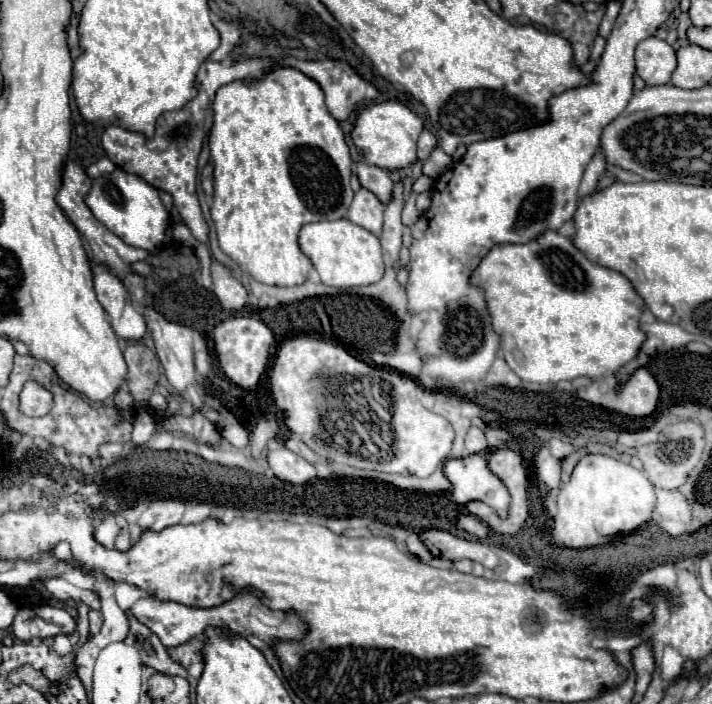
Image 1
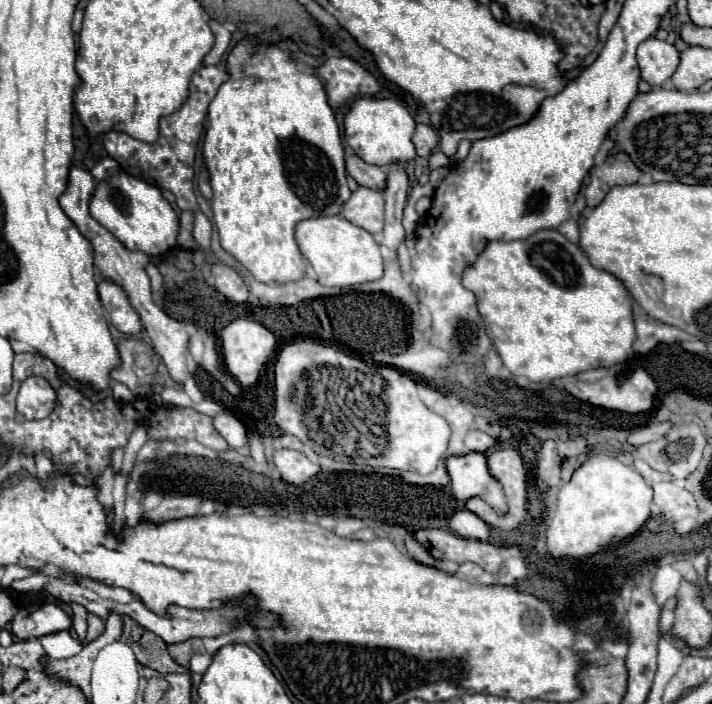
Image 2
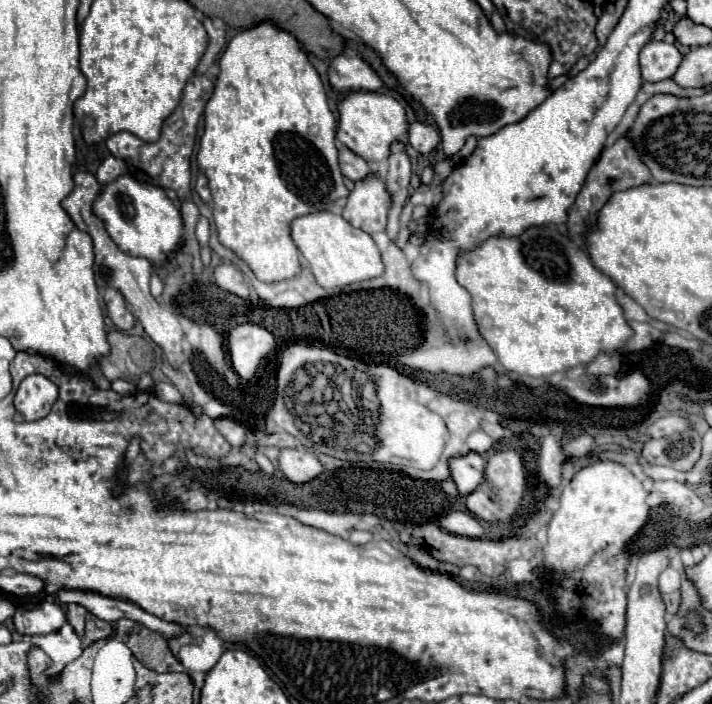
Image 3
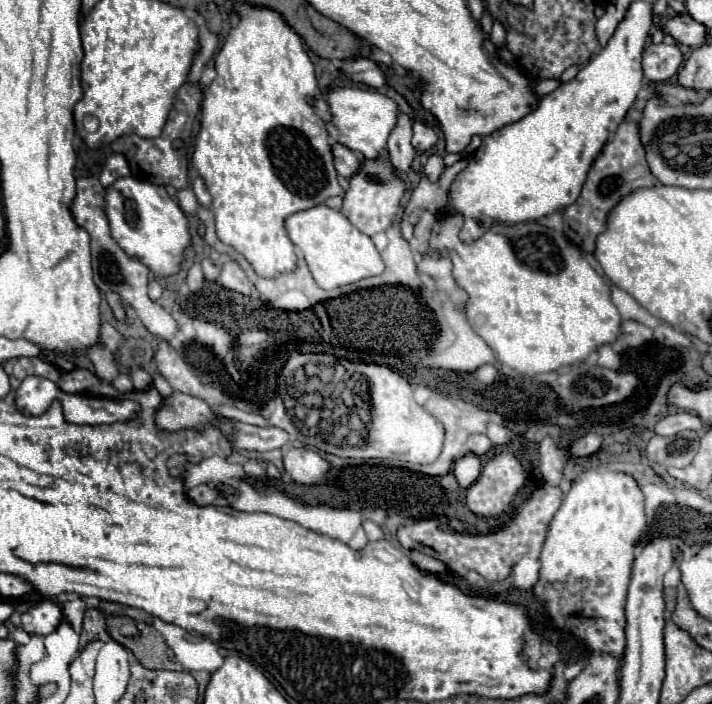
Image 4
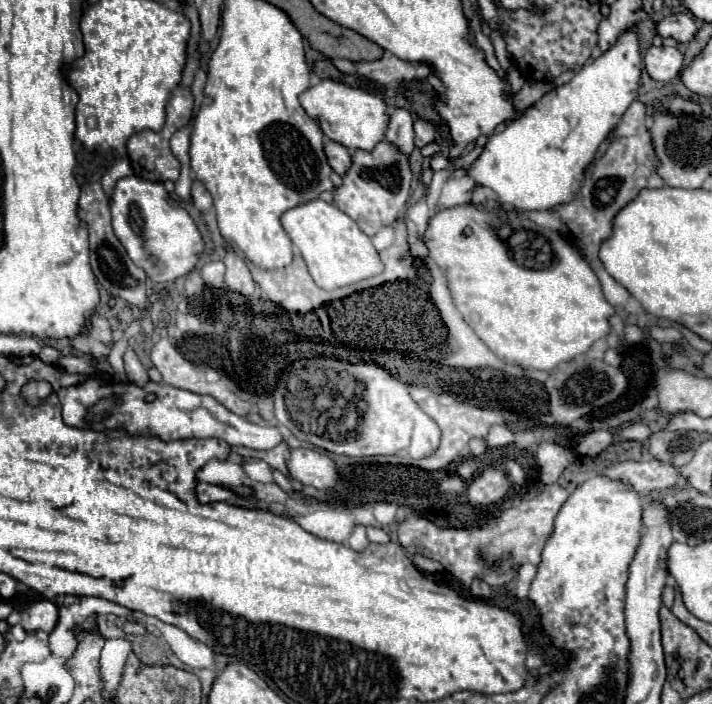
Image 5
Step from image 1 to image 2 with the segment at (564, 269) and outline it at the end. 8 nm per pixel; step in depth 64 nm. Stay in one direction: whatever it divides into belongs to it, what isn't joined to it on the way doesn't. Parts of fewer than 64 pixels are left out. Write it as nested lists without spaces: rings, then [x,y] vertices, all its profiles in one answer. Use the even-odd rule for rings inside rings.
[[[540,230],[514,242],[488,242],[474,264],[462,272],[462,284],[474,292],[478,312],[484,316],[484,328],[488,328],[488,338],[514,376],[546,382],[584,372],[598,364],[612,366],[634,356],[632,342],[636,332],[632,322],[632,300],[626,288],[610,272],[594,268],[580,246],[566,240],[558,230]]]

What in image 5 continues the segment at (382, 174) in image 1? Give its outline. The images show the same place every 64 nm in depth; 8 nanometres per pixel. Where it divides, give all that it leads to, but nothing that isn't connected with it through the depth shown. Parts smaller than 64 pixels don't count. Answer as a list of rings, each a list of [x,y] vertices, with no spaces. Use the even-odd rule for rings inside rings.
[[[324,140],[324,154],[328,158],[328,164],[332,166],[332,170],[336,174],[344,174],[346,168],[350,166],[350,152],[346,146],[338,144],[338,142],[332,142],[332,140]]]

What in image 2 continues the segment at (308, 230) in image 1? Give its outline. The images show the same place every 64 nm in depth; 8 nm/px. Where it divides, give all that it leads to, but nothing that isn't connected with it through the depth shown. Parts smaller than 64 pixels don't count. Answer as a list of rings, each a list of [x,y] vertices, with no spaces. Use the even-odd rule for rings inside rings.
[[[318,216],[298,222],[296,242],[300,252],[312,264],[322,286],[354,286],[378,280],[382,276],[380,246],[372,234],[340,216]]]

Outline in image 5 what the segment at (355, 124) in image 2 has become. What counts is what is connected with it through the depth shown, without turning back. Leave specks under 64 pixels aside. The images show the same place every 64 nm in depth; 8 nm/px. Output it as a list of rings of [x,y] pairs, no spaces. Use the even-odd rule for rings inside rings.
[[[320,80],[318,84],[310,86],[308,90],[304,90],[300,94],[300,104],[308,112],[308,116],[320,124],[322,132],[330,140],[334,140],[350,150],[354,150],[354,148],[372,150],[376,142],[384,140],[384,132],[388,126],[388,114],[386,114],[388,106],[376,94],[370,94],[362,88],[346,86],[342,82]]]

